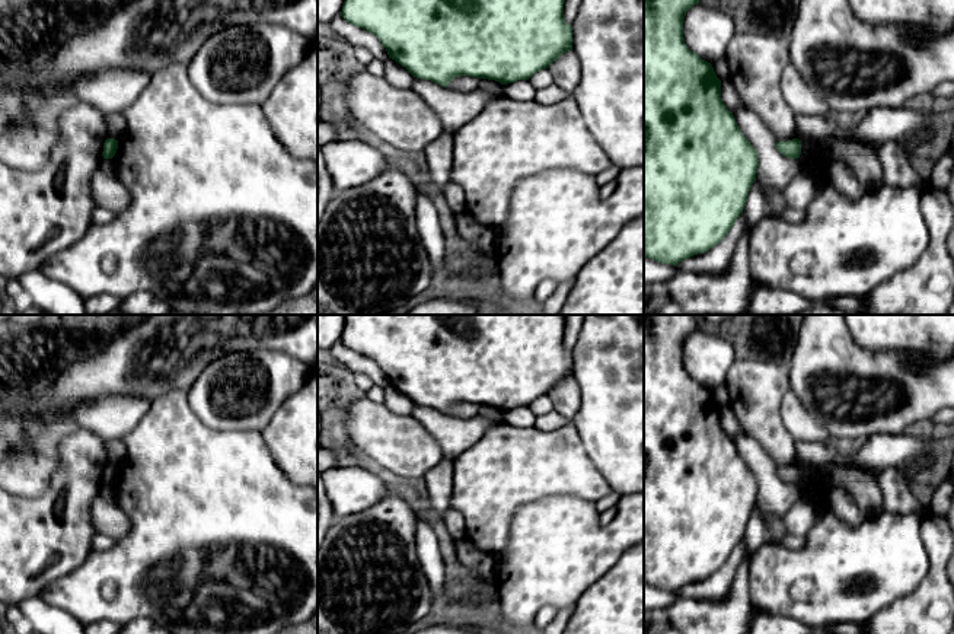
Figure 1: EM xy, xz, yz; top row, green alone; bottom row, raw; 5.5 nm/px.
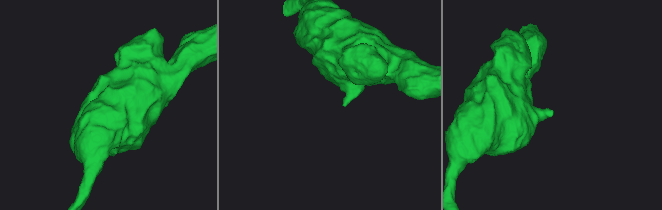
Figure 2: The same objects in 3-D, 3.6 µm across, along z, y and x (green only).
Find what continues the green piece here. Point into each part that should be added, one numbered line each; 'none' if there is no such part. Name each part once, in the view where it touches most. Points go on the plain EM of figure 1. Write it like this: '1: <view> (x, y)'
none

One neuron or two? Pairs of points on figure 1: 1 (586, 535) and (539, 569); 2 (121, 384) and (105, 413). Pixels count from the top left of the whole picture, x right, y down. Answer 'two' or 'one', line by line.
1: one
2: two

